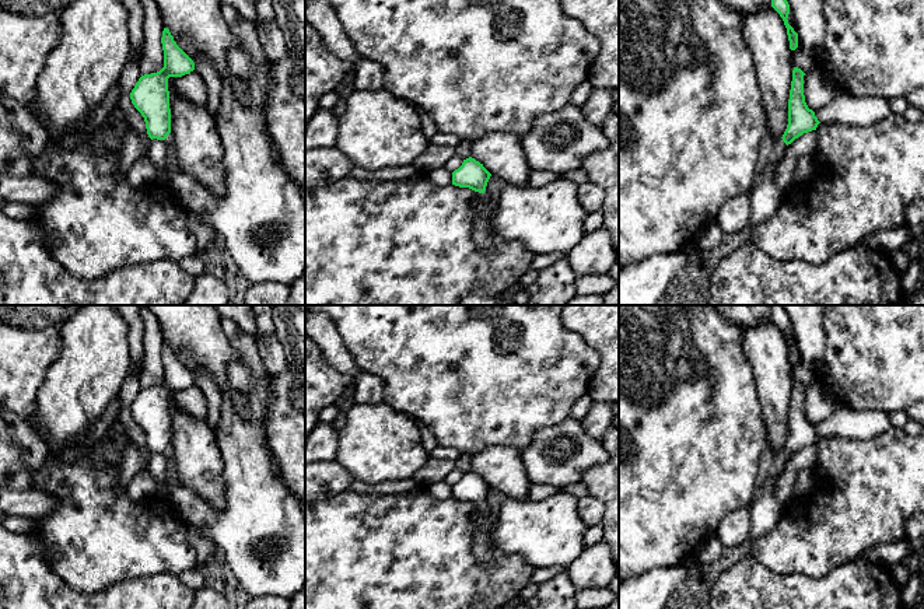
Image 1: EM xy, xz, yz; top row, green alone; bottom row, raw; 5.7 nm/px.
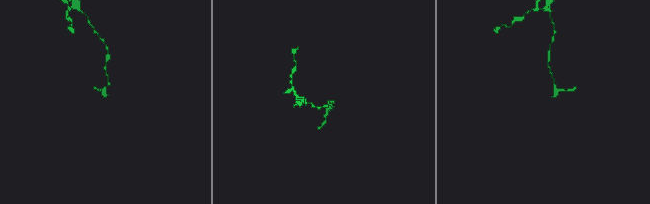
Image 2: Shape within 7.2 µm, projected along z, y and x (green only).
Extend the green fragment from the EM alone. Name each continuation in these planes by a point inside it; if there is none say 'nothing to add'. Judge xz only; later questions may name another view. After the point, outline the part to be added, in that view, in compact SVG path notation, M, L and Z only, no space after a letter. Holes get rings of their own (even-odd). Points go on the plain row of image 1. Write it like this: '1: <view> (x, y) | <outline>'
nothing to add

